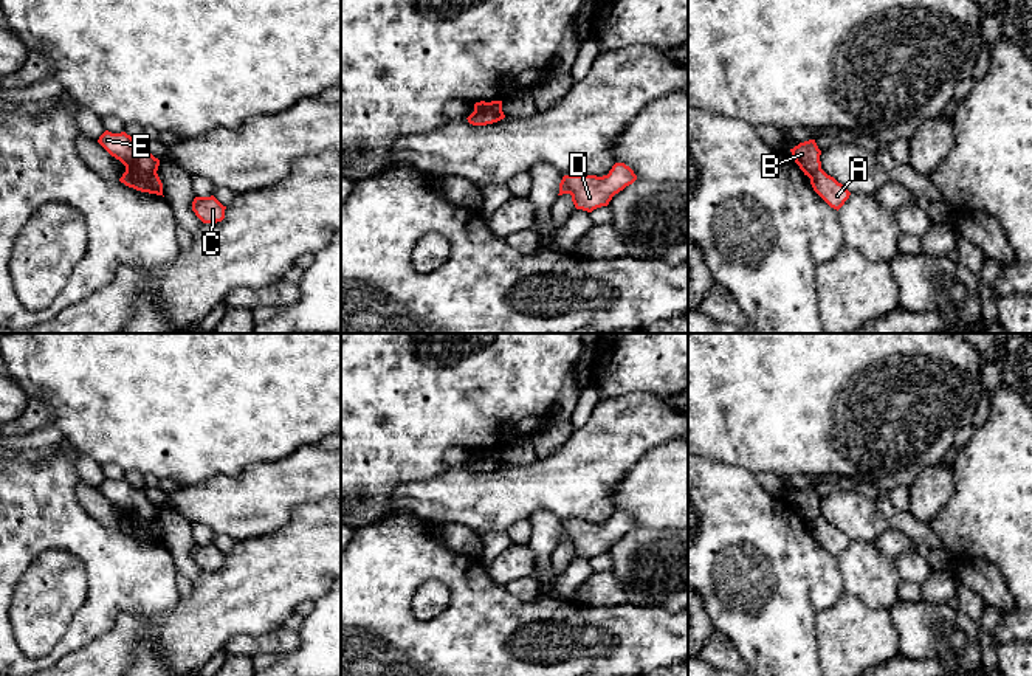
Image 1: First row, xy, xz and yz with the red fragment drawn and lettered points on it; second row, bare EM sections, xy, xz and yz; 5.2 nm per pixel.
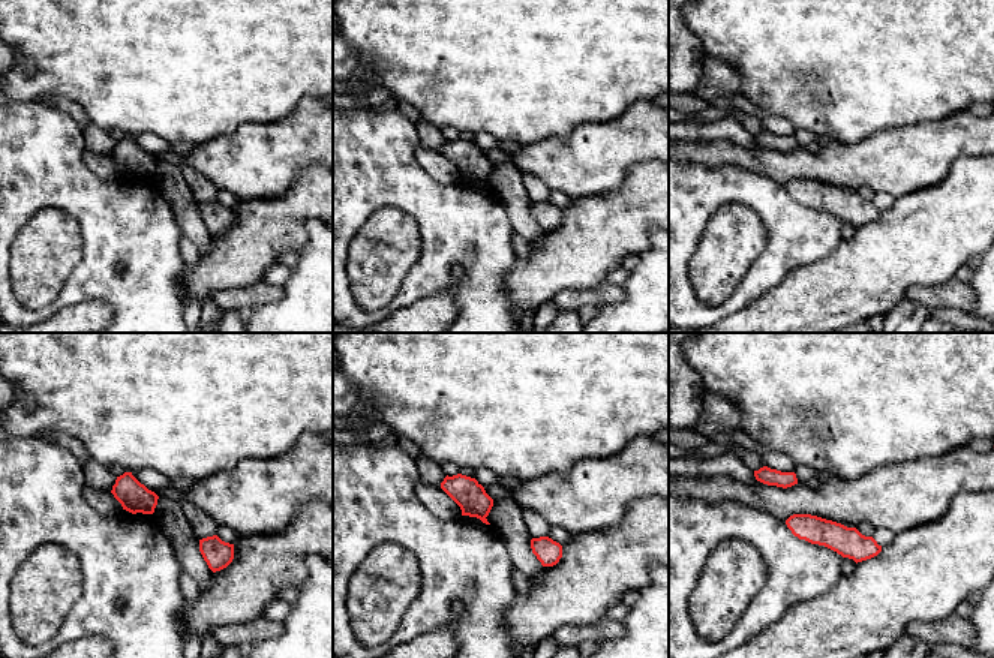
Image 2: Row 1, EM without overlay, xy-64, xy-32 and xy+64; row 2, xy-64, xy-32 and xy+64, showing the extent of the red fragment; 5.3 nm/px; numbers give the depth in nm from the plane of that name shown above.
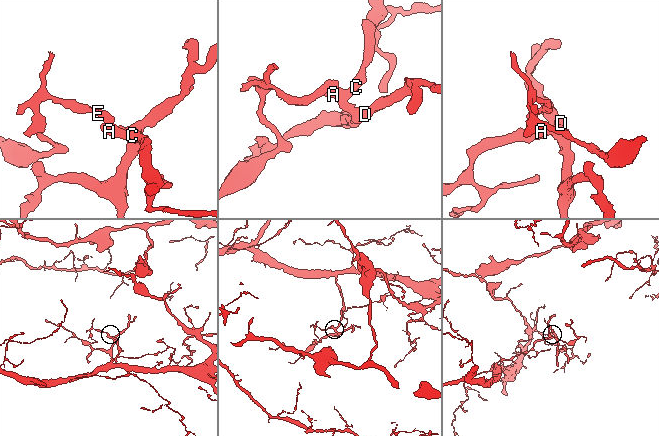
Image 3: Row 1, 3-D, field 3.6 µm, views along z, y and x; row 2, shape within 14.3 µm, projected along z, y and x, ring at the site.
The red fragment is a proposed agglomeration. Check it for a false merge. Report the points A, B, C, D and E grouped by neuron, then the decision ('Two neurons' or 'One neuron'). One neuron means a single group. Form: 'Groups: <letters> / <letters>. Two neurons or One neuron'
Groups: A C D / B E. Two neurons

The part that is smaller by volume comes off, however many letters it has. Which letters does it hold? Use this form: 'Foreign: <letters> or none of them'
Foreign: B, E

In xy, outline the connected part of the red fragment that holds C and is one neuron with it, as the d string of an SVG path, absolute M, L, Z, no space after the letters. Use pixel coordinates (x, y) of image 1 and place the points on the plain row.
M214 543L195 544L192 549L192 558L203 571L217 571L225 566L225 557Z

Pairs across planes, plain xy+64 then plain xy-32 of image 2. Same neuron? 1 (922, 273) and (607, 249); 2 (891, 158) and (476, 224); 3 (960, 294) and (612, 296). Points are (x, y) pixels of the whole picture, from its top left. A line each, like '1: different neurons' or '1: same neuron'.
1: same neuron
2: different neurons
3: same neuron

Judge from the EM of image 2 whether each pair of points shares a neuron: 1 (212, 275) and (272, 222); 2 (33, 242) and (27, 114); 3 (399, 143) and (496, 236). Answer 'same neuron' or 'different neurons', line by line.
1: same neuron
2: different neurons
3: same neuron

